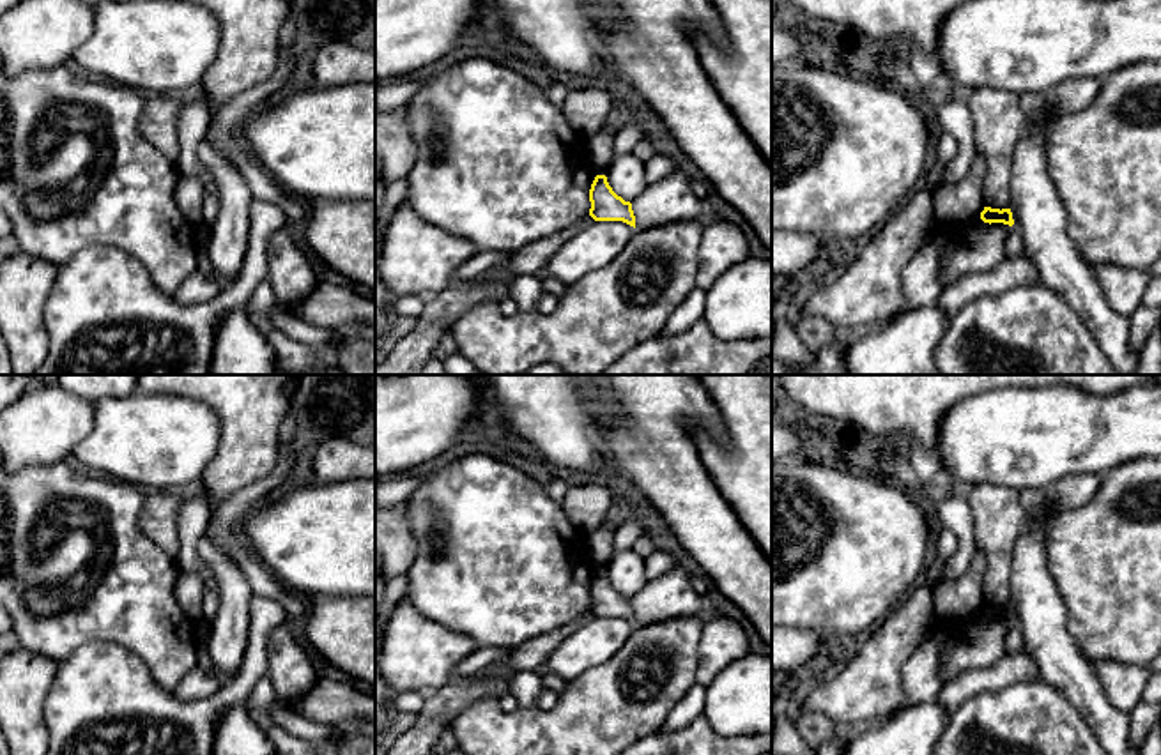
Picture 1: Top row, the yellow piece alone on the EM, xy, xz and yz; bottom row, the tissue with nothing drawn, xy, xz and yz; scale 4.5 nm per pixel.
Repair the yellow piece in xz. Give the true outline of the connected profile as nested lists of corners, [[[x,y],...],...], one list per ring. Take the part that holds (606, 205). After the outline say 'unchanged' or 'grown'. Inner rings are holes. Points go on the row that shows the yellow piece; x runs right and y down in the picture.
[[[596,175],[589,189],[589,216],[595,221],[623,221],[635,228],[632,203],[618,196],[605,175]]]; unchanged

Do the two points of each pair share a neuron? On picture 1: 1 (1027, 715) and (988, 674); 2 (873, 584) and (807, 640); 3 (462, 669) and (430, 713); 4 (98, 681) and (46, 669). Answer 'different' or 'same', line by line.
1: different
2: different
3: different
4: different

